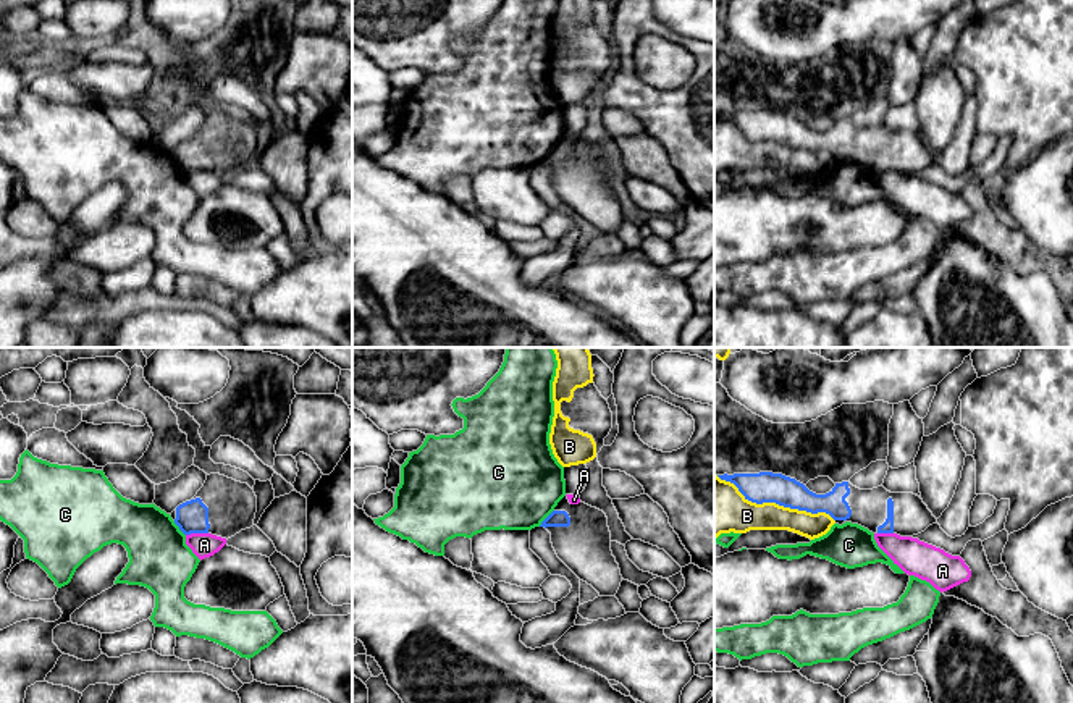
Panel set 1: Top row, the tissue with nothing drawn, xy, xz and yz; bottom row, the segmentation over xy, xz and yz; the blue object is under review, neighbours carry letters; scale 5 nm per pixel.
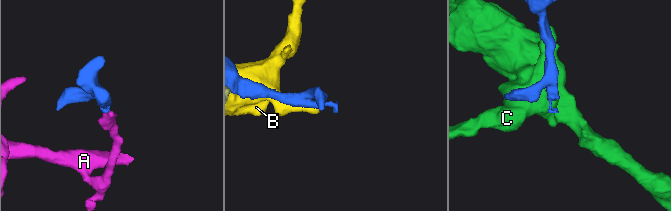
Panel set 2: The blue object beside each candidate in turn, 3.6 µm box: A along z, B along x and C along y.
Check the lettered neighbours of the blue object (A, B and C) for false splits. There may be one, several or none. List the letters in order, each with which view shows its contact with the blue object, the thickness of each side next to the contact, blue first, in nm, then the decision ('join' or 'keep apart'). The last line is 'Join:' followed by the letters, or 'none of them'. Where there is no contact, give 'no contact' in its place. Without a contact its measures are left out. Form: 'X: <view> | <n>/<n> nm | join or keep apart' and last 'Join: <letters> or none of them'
A: xy | 160/130 nm | keep apart
B: yz | 160/220 nm | keep apart
C: xz | 80/480 nm | keep apart
Join: none of them

